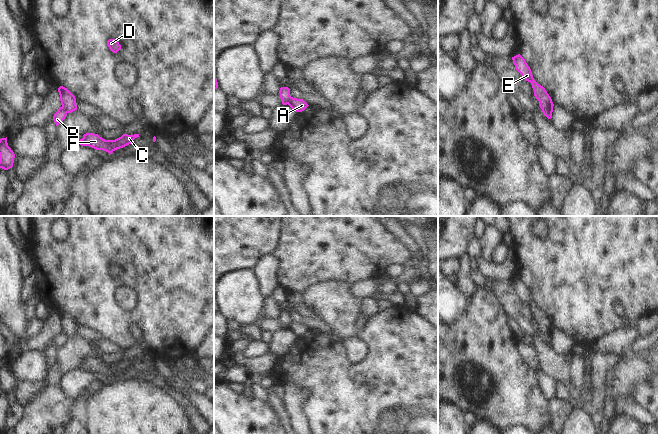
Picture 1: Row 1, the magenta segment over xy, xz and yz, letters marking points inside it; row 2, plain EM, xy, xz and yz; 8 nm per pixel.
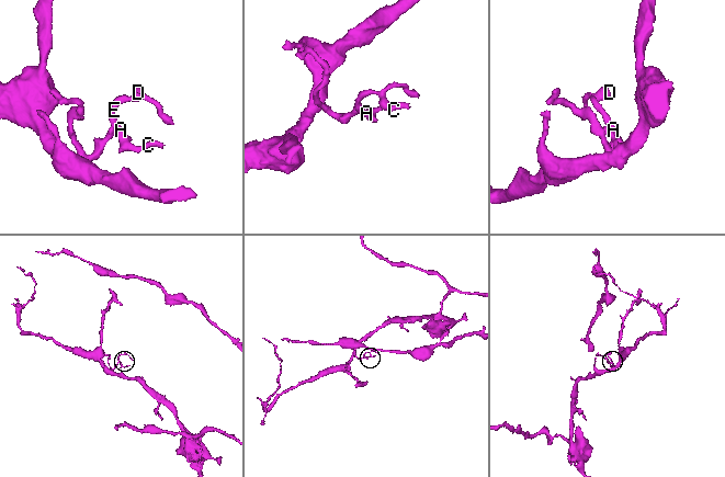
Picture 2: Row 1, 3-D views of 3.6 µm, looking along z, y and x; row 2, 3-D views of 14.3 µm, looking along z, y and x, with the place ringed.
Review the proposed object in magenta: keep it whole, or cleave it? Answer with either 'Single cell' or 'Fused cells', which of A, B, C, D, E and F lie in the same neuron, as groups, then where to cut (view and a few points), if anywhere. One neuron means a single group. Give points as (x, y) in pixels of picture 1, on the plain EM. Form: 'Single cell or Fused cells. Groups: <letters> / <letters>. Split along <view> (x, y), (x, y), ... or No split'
Fused cells. Groups: A C D E F / B. Split along xz (291, 321), (287, 327).

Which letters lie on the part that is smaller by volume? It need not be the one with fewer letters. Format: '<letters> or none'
A, C, D, E, F.

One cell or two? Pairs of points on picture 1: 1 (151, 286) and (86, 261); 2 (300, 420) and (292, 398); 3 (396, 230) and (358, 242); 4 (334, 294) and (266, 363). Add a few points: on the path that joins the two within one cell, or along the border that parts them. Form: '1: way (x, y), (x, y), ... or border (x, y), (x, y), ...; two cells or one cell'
1: way (136, 270), (123, 257), (102, 257); one cell
2: way (295, 415), (292, 403); one cell
3: border (384, 226), (408, 248); two cells
4: border (272, 359), (272, 371), (269, 374); two cells

